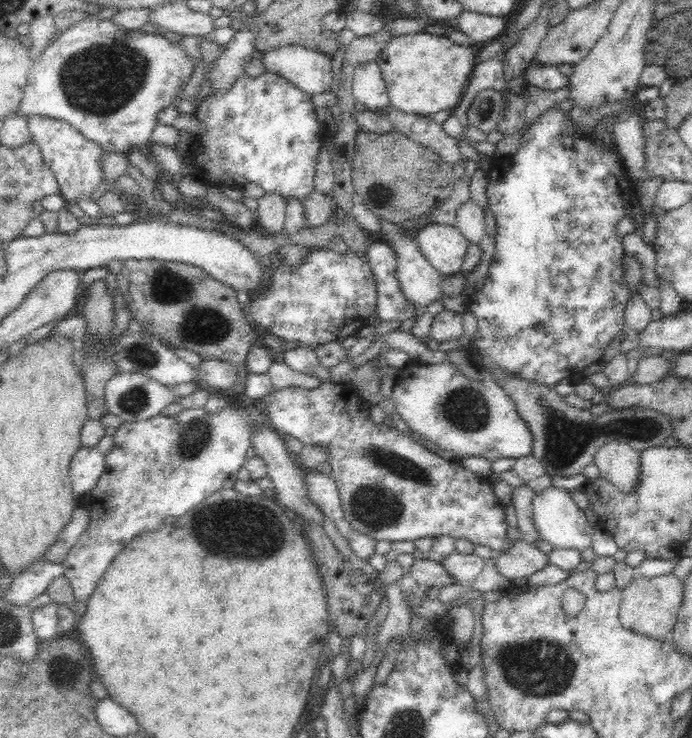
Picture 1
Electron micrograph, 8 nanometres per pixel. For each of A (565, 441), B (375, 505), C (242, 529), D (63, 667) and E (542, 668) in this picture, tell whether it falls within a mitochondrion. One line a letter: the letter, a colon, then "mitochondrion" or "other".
A: mitochondrion
B: mitochondrion
C: mitochondrion
D: mitochondrion
E: mitochondrion

